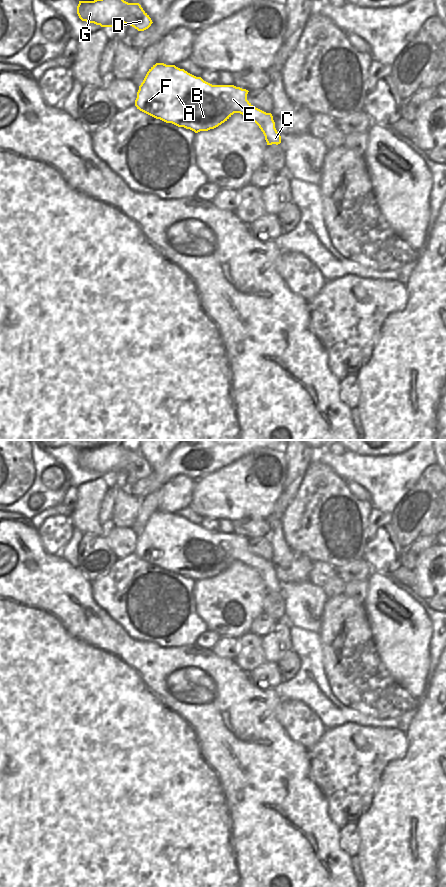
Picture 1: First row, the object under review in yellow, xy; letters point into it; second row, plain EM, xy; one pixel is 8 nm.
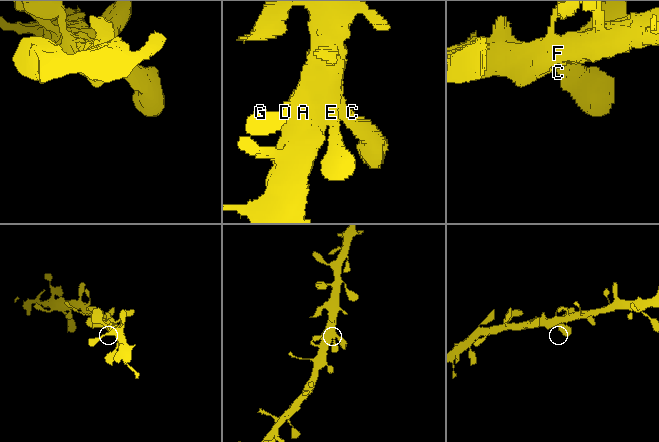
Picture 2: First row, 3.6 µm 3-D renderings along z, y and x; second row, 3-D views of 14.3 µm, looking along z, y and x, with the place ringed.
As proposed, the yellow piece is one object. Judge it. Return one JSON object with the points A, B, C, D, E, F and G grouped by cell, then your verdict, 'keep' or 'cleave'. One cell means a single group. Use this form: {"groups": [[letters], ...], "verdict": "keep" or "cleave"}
{"groups": [["A", "B", "C", "D", "E", "F", "G"]], "verdict": "keep"}

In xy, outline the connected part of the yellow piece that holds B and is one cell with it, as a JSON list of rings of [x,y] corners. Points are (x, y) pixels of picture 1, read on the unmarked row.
[[[156,511],[139,534],[135,554],[156,567],[190,577],[195,581],[214,577],[234,561],[240,561],[259,574],[267,593],[280,592],[281,584],[275,576],[272,562],[254,555],[247,548],[248,540],[234,533],[212,533],[175,513]]]

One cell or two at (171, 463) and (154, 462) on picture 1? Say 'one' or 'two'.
two

